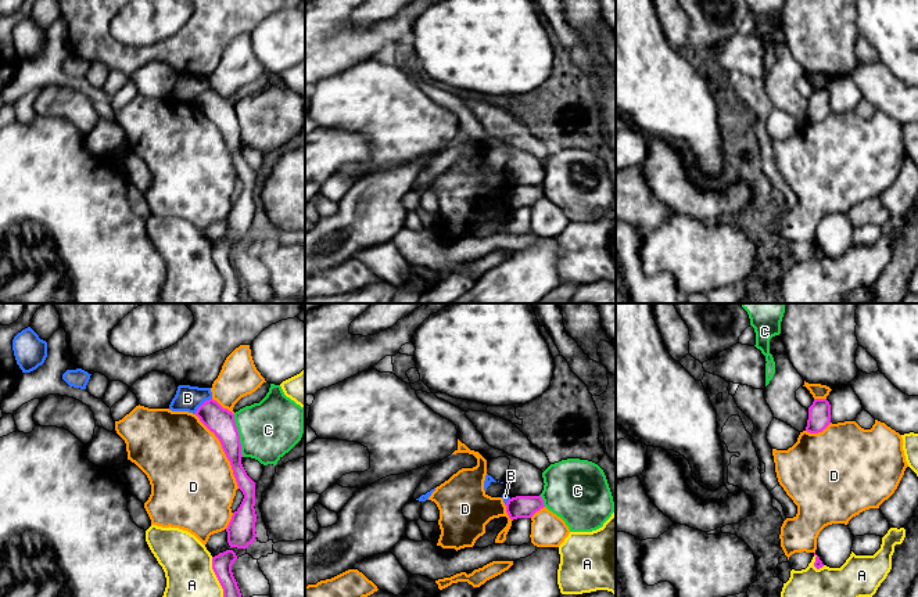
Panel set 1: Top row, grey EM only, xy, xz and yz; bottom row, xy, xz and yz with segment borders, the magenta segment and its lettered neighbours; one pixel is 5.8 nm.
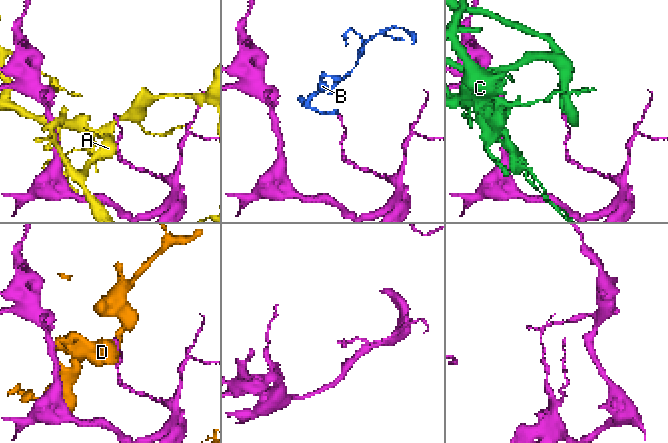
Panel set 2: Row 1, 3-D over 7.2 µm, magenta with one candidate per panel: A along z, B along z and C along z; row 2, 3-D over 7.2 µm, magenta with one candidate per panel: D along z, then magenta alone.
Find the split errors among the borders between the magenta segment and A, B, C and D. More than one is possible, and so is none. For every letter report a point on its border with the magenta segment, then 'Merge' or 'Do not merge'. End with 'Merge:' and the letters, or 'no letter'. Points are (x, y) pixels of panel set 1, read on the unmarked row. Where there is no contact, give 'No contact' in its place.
A: Touches magenta at xy (221, 274). Do not merge
B: Touches magenta at xy (201, 94). Do not merge
C: Touches magenta at xy (239, 125). Do not merge
D: Touches magenta at xy (223, 140). Do not merge
Merge: no letter

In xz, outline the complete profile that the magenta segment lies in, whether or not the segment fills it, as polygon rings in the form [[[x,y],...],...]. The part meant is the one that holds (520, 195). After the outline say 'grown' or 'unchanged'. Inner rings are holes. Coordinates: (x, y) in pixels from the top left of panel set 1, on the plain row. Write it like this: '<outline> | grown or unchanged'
[[[541,184],[516,186],[509,188],[505,195],[510,209],[531,208],[537,201],[545,197]]] | unchanged

